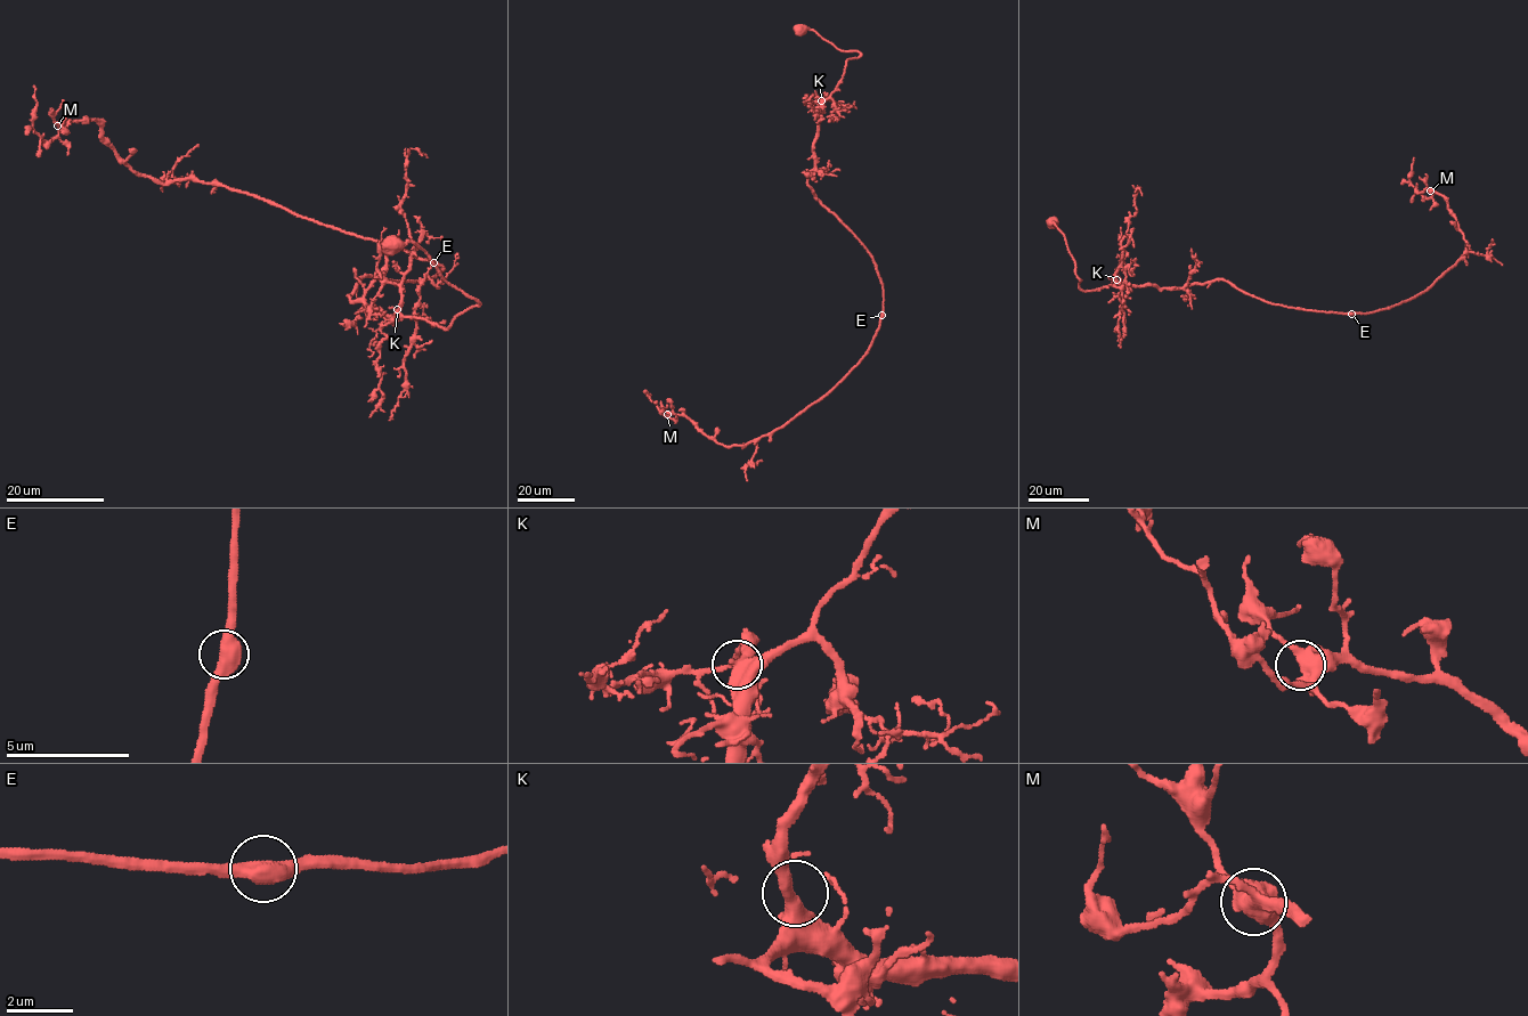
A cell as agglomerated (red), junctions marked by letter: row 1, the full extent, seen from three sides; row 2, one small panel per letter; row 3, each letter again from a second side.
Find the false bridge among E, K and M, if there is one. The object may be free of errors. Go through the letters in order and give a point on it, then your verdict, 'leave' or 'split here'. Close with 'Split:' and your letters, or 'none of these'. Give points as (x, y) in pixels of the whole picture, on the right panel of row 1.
E: (1351, 314) | leave
K: (1116, 279) | leave
M: (1430, 190) | leave
Split: none of these

